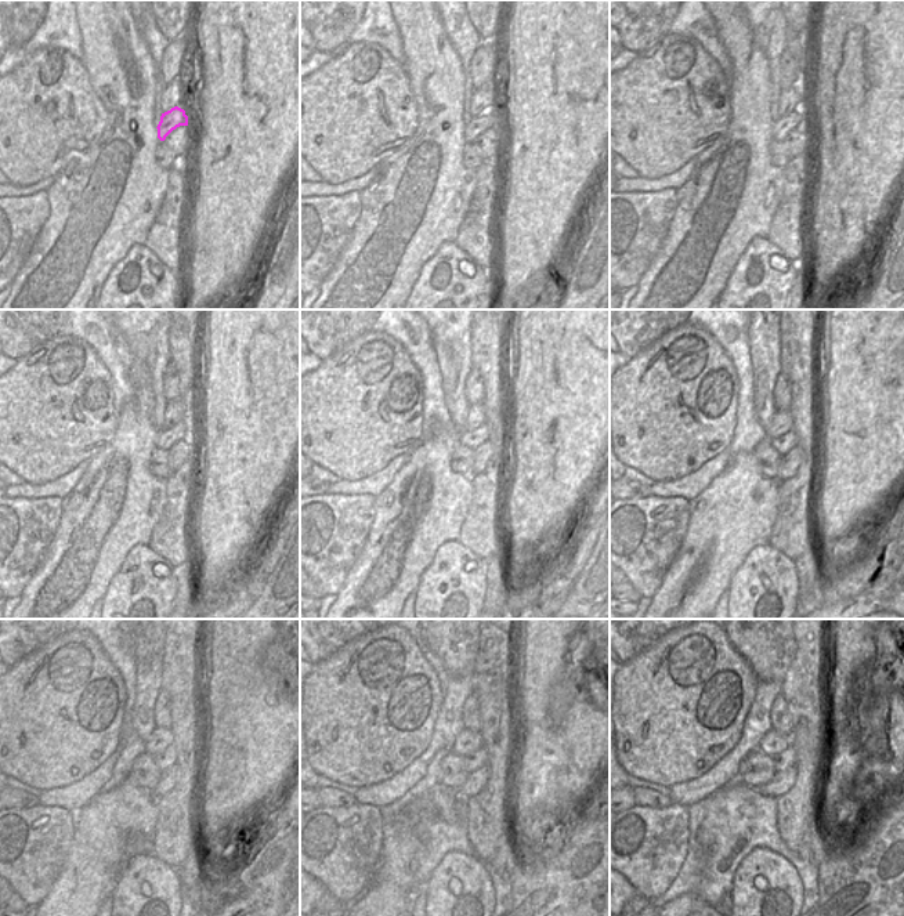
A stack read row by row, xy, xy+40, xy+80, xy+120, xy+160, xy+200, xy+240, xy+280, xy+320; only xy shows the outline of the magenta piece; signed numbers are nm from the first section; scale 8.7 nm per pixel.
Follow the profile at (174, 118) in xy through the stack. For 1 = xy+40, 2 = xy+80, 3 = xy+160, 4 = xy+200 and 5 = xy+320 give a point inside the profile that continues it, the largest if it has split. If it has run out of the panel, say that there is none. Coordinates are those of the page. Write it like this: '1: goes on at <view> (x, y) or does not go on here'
1: goes on at xy+40 (476, 126)
2: goes on at xy+80 (783, 126)
3: goes on at xy+160 (470, 438)
4: goes on at xy+200 (783, 445)
5: goes on at xy+320 (785, 759)

